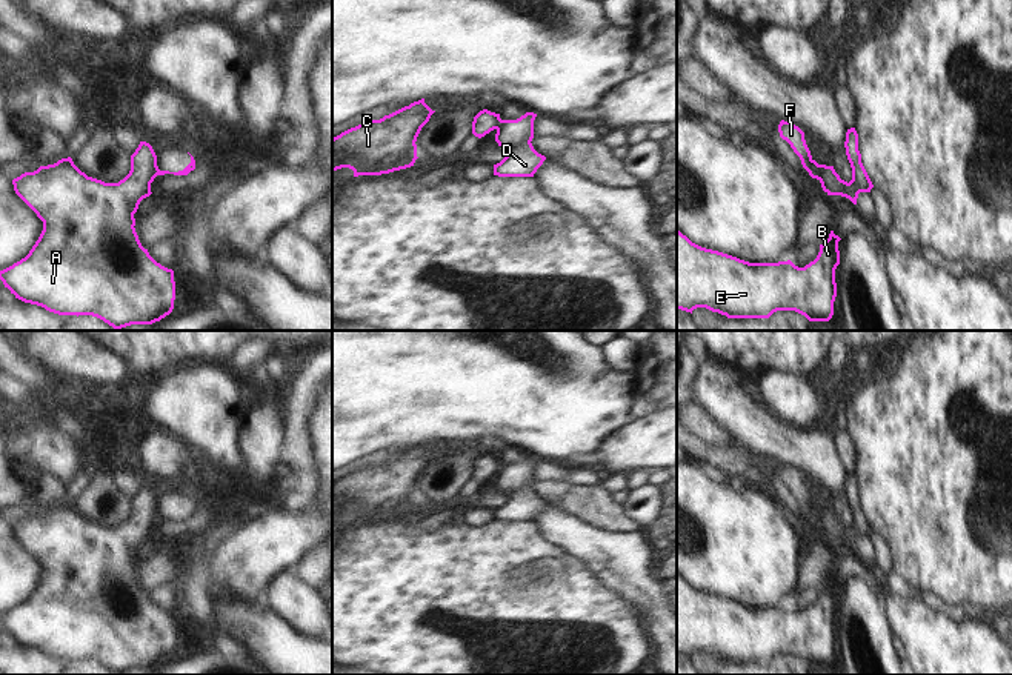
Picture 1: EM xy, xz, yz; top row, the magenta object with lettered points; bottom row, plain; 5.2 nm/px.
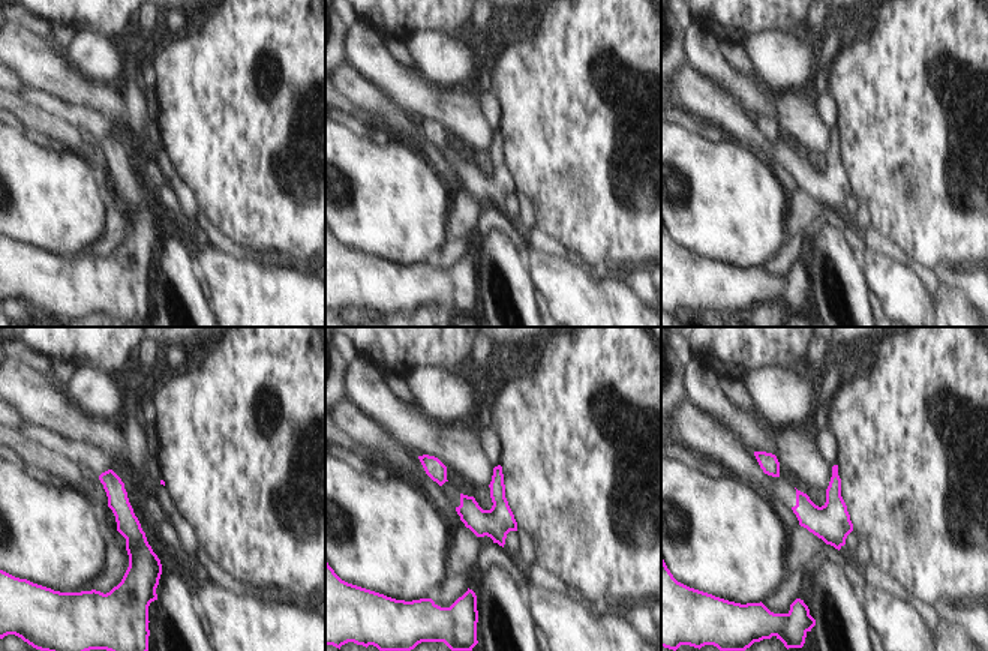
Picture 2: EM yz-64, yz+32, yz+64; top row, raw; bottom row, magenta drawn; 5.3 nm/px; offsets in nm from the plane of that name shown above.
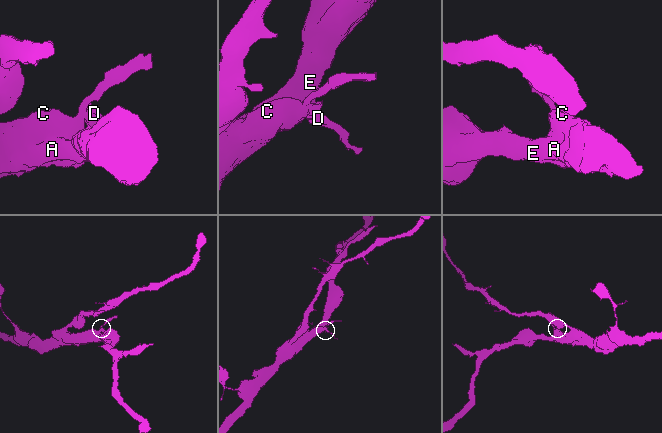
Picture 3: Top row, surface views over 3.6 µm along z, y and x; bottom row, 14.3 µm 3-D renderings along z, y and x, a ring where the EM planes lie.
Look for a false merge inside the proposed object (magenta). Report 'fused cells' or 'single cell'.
fused cells

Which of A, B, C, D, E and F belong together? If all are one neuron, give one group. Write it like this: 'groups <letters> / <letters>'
groups A B C E F / D

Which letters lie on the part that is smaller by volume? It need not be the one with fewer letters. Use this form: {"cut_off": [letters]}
{"cut_off": ["D"]}

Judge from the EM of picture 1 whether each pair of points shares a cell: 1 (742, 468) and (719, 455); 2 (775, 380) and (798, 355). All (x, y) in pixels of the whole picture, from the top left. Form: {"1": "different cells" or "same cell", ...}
{"1": "same cell", "2": "different cells"}

